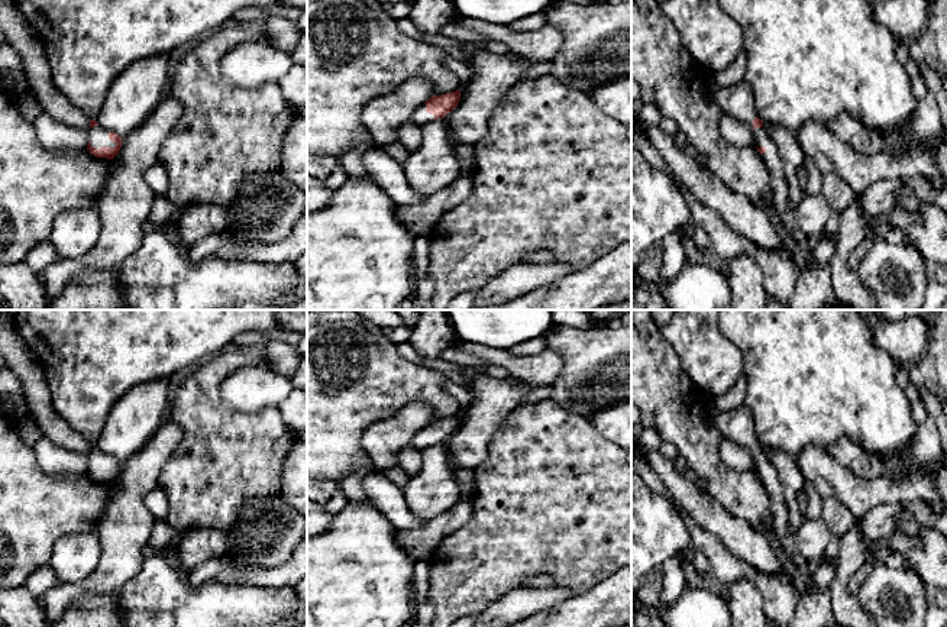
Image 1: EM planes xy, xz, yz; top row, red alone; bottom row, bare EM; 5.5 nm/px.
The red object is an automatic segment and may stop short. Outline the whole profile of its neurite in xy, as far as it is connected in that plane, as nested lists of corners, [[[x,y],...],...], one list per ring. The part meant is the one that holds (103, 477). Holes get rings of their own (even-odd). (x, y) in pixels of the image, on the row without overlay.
[[[90,445],[87,475],[97,482],[113,484],[122,472],[122,462],[114,456],[107,456]]]

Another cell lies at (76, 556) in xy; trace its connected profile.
[[[97,531],[75,533],[62,537],[54,546],[49,566],[58,584],[75,585],[94,572],[100,560]]]

